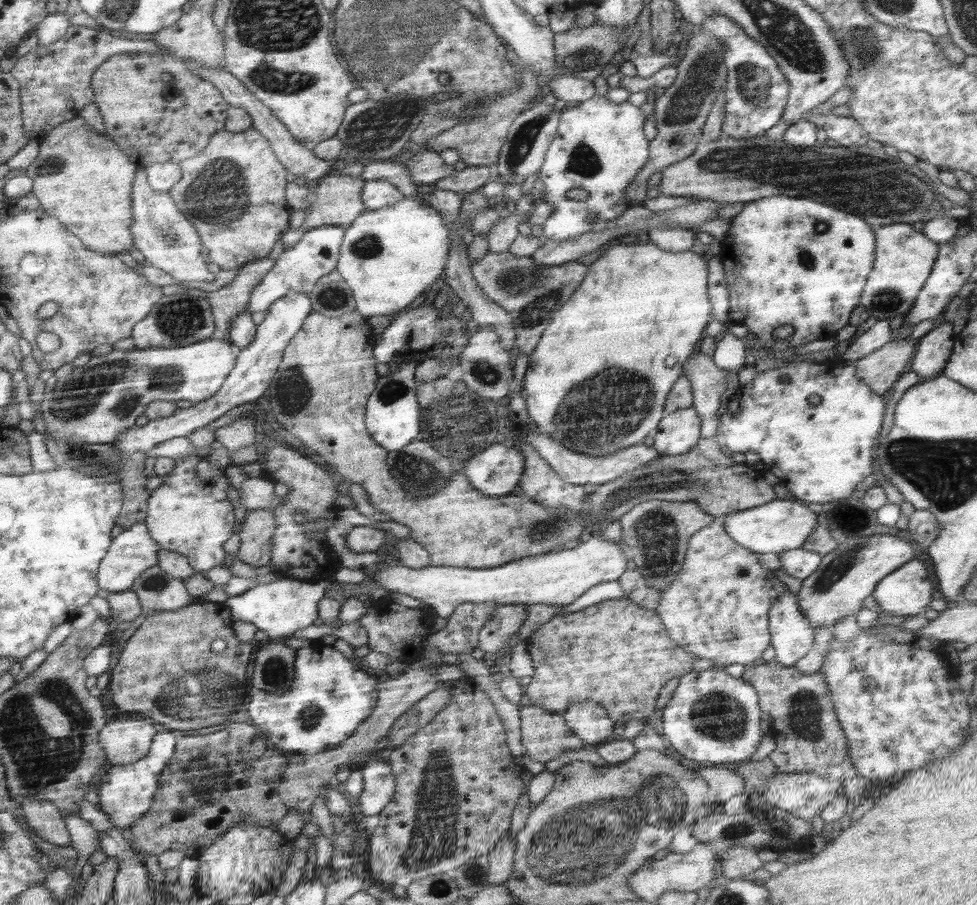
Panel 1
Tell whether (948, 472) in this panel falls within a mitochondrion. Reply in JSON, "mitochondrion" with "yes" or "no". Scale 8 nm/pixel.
{"mitochondrion":"yes"}

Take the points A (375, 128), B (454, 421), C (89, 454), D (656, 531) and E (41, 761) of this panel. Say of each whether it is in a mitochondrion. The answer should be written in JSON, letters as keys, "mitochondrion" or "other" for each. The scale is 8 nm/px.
{"A":"mitochondrion","B":"mitochondrion","C":"mitochondrion","D":"mitochondrion","E":"mitochondrion"}

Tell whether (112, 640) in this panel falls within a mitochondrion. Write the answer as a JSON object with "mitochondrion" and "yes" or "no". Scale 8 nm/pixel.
{"mitochondrion":"no"}

